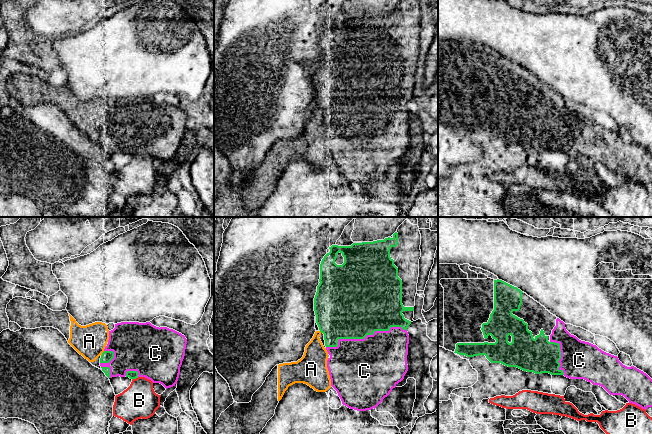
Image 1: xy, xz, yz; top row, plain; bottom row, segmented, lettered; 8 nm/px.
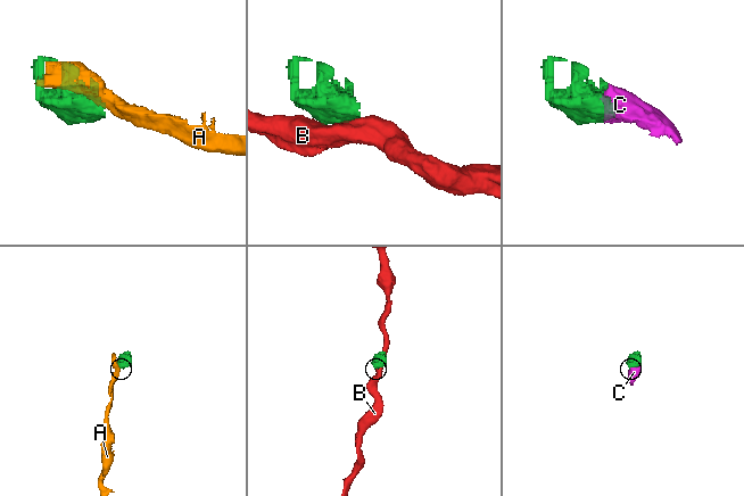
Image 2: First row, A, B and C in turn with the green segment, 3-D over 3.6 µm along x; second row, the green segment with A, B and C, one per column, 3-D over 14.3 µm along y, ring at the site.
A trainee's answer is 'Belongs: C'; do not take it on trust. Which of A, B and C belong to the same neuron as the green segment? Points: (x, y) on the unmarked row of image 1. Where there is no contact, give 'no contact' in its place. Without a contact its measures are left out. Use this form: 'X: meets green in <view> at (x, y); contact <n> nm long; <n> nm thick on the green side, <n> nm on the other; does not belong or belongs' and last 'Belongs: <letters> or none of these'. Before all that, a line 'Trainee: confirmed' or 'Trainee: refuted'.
Trainee: confirmed
A: meets green in xy at (102, 129); contact 50 nm long; 90 nm thick on the green side, 260 nm on the other; does not belong
B: meets green in xy at (135, 154); contact 60 nm long; 70 nm thick on the green side, 280 nm on the other; does not belong
C: meets green in xz at (364, 113); contact 650 nm long; 480 nm thick on the green side, 480 nm on the other; belongs
Belongs: C

